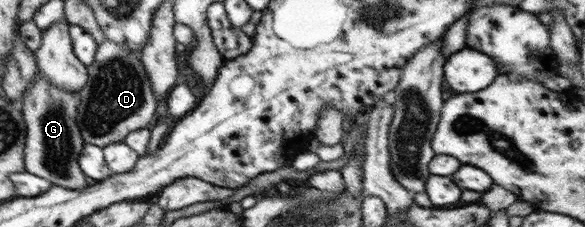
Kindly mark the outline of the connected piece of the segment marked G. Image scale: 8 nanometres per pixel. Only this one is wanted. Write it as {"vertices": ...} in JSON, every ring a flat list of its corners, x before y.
{"vertices":[[38,72,26,87,20,102,27,125,25,171,71,190,88,188,88,180,79,165,85,142,77,125,78,97,78,93,59,89,47,76]]}

